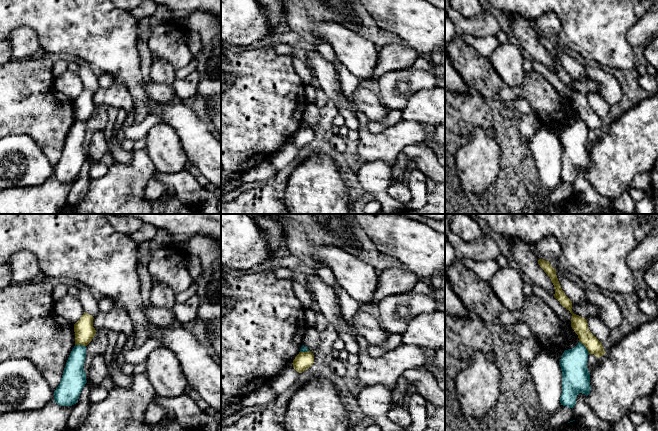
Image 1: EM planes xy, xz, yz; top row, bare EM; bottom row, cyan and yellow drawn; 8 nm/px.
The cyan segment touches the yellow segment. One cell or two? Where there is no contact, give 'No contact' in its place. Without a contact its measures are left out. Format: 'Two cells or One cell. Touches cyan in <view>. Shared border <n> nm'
Two cells. Touches cyan in yz. Shared border 130 nm

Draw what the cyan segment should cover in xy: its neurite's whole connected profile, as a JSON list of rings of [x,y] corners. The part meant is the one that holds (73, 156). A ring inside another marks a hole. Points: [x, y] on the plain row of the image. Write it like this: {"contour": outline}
{"contour": [[[75,121],[66,138],[60,160],[54,167],[54,177],[58,181],[72,182],[77,179],[87,159],[83,145],[85,134],[86,122]]]}

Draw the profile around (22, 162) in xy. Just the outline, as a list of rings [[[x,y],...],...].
[[[26,135],[0,139],[0,190],[11,187],[38,187],[54,176],[40,146]]]

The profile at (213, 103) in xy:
[[[221,94],[205,99],[209,116],[215,126],[215,133],[221,142]]]

